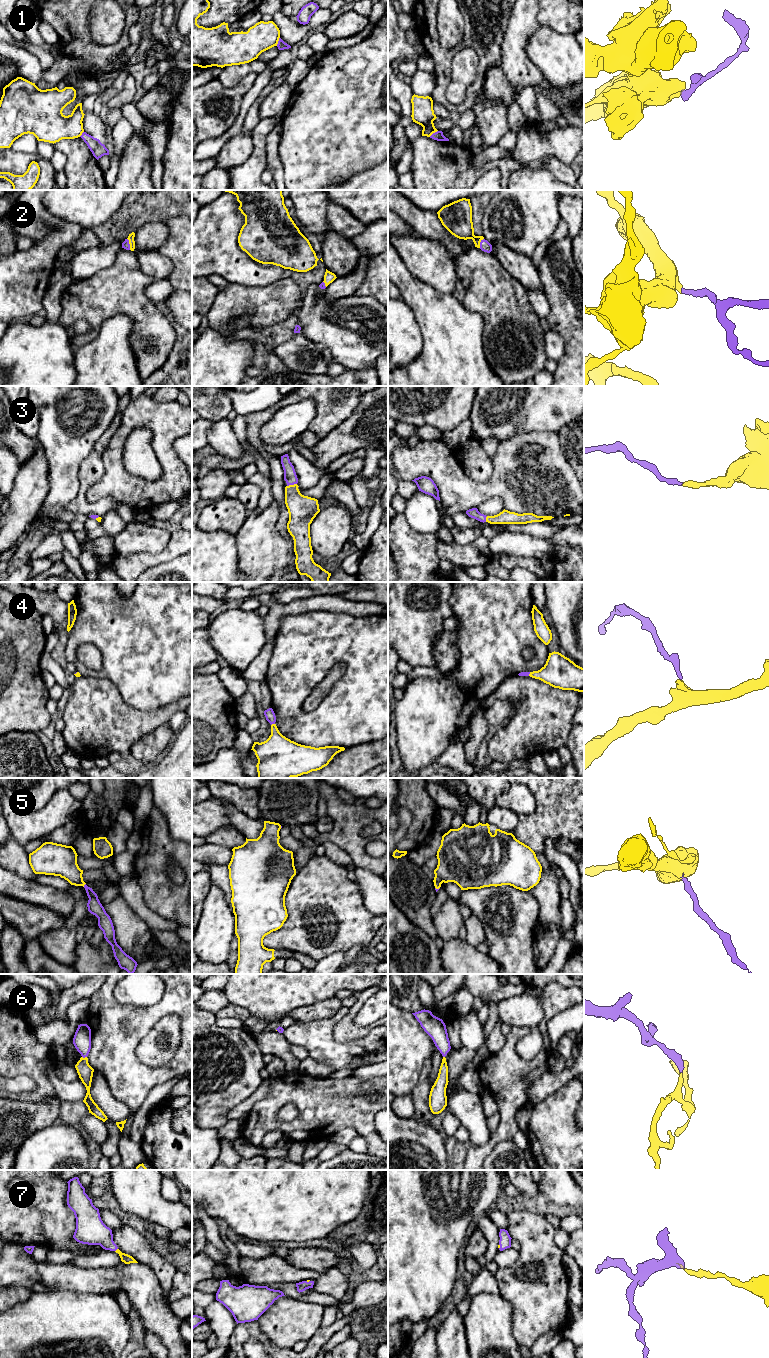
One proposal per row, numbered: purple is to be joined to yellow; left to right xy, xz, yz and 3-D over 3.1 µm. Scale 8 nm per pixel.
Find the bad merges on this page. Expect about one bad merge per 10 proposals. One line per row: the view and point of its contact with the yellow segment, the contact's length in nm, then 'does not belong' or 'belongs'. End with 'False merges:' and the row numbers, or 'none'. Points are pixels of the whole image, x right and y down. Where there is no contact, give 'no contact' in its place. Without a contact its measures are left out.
1: contact xz (278, 40); length 80 nm; does not belong
2: contact xy (130, 244); length 100 nm; belongs
3: contact xz (291, 485); length 80 nm; belongs
4: contact xz (272, 724); length 40 nm; belongs
5: contact xy (84, 884); length 40 nm; belongs
6: contact xy (85, 1057); length 40 nm; belongs
7: contact xy (116, 1250); length 40 nm; belongs
False merges: 1

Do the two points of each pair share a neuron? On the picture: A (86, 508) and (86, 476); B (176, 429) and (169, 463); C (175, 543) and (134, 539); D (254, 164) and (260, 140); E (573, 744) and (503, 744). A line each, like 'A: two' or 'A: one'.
A: one
B: one
C: two
D: one
E: two

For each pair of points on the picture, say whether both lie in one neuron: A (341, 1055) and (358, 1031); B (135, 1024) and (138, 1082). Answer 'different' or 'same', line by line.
A: different
B: same

